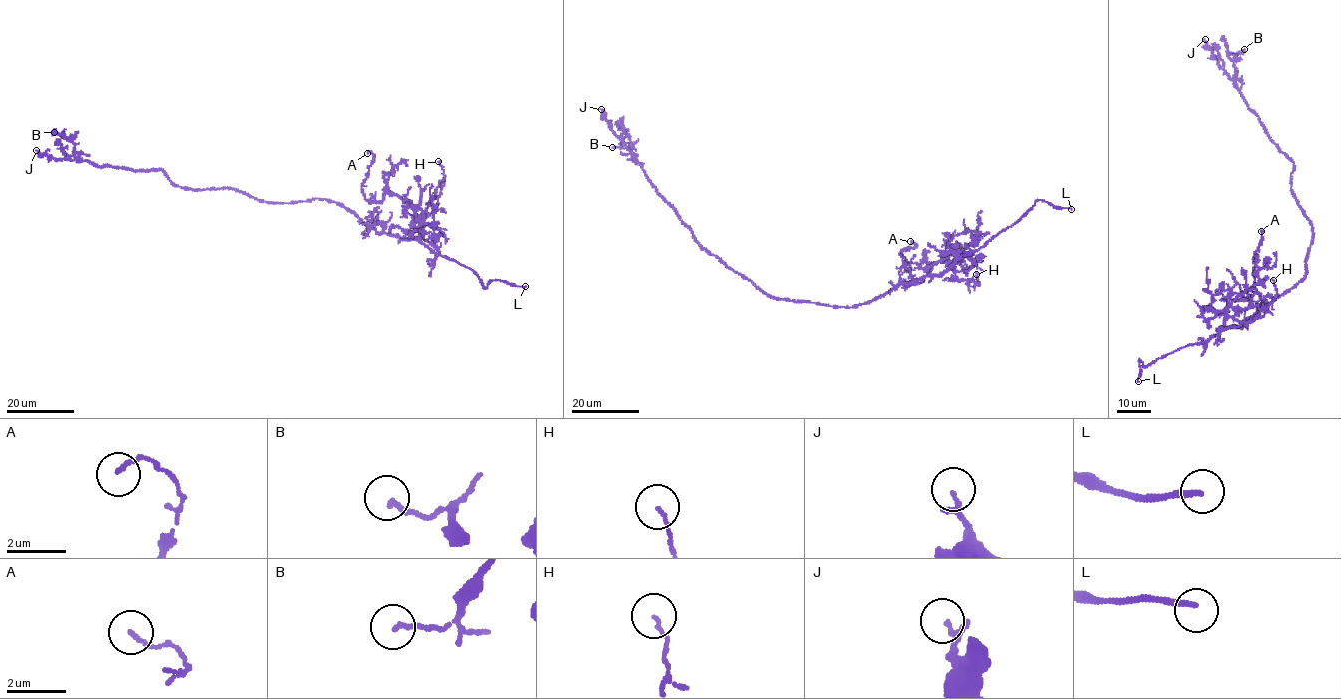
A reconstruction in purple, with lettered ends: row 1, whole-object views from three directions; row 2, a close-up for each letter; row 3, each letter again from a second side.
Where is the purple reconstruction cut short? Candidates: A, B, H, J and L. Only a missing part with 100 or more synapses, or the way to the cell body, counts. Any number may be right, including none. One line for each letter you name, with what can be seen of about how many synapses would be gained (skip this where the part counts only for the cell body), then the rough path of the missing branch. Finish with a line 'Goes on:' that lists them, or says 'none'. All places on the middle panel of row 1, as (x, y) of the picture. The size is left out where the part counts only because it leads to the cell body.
L: course (1071, 209), (1084, 217), (1083, 224), (1086, 223)
Goes on: L

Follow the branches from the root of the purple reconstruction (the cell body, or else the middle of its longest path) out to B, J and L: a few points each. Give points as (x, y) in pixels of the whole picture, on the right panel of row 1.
B: (1306, 267), (1313, 229), (1291, 190), (1294, 165), (1251, 110), (1234, 79), (1229, 53), (1244, 49)
J: (1306, 267), (1313, 229), (1291, 190), (1294, 165), (1273, 142), (1233, 80), (1219, 67), (1205, 39)
L: (1306, 267), (1304, 280), (1241, 327), (1223, 329), (1145, 367), (1139, 360), (1138, 381)

